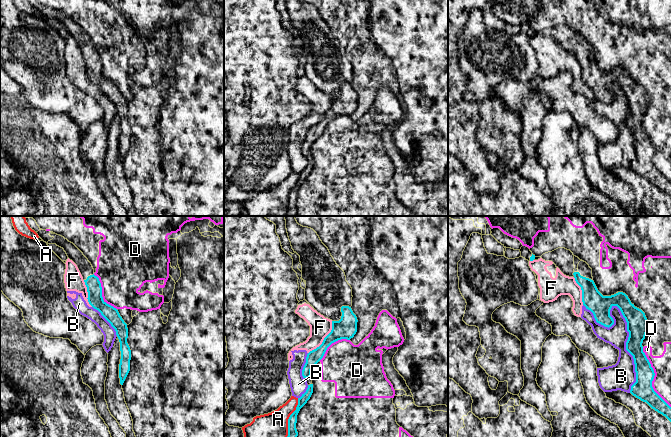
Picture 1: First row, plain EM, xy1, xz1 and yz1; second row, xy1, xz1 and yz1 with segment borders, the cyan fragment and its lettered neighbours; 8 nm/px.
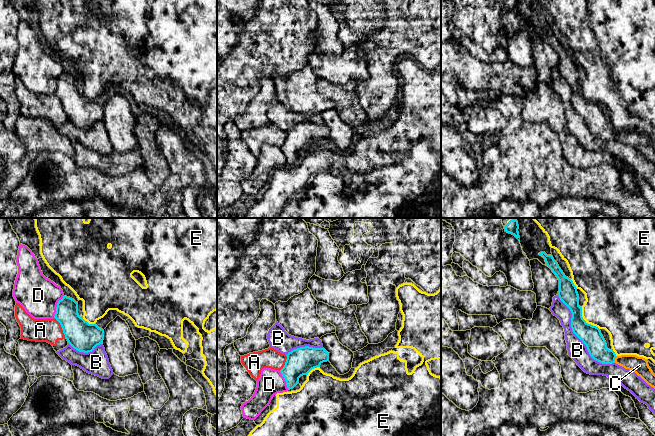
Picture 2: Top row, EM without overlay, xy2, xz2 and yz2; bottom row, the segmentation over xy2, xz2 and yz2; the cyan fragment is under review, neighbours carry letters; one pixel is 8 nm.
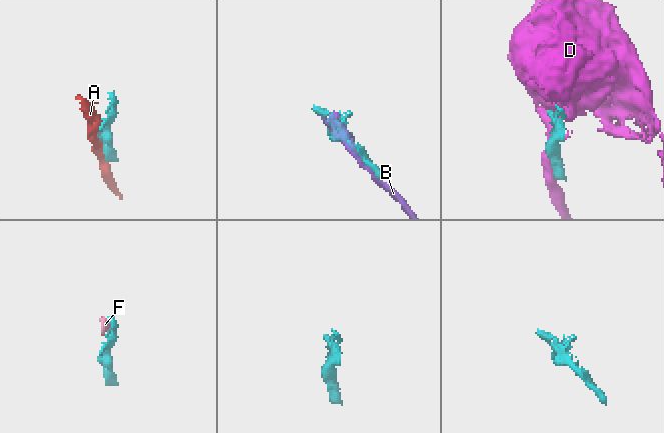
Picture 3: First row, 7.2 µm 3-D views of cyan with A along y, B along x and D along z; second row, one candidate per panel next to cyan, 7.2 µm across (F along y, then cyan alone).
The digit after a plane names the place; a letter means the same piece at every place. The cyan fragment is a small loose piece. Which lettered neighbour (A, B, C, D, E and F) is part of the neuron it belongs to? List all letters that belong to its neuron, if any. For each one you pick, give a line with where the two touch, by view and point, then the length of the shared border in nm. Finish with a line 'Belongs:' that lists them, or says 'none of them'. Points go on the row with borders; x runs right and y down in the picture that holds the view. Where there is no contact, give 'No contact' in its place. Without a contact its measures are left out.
C: Touches cyan at yz2 (614, 359). Shared border 60 nm
Belongs: C

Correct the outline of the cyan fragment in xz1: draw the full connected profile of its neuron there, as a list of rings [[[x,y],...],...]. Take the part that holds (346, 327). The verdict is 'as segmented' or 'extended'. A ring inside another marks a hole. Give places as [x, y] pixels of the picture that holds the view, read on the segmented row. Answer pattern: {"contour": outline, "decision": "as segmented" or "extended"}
{"contour": [[[341,307],[342,316],[339,321],[332,321],[332,330],[324,338],[322,344],[310,351],[306,357],[306,363],[302,370],[303,378],[311,377],[311,370],[323,358],[327,348],[334,342],[347,339],[350,340],[357,332],[357,317],[351,307]]], "decision": "as segmented"}

